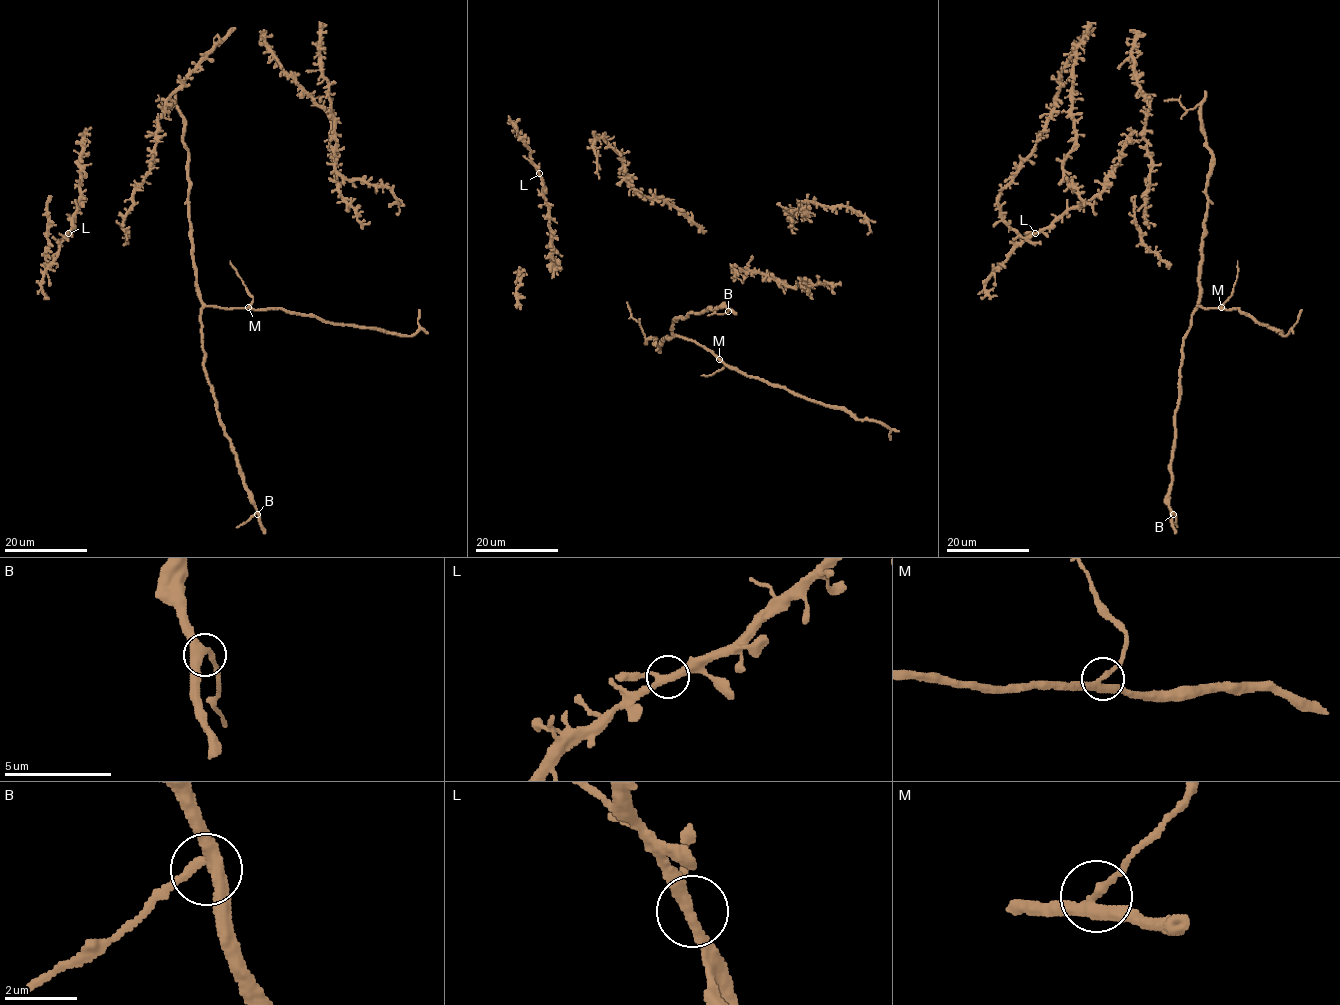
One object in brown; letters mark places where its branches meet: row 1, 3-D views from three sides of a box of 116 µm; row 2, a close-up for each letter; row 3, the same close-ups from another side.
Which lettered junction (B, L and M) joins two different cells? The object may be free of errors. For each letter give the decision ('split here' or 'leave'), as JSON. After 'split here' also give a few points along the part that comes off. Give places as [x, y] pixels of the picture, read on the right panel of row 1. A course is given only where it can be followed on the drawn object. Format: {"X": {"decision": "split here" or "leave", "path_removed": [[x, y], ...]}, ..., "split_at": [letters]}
{"B": {"decision": "leave"}, "L": {"decision": "leave"}, "M": {"decision": "leave"}, "split_at": []}

